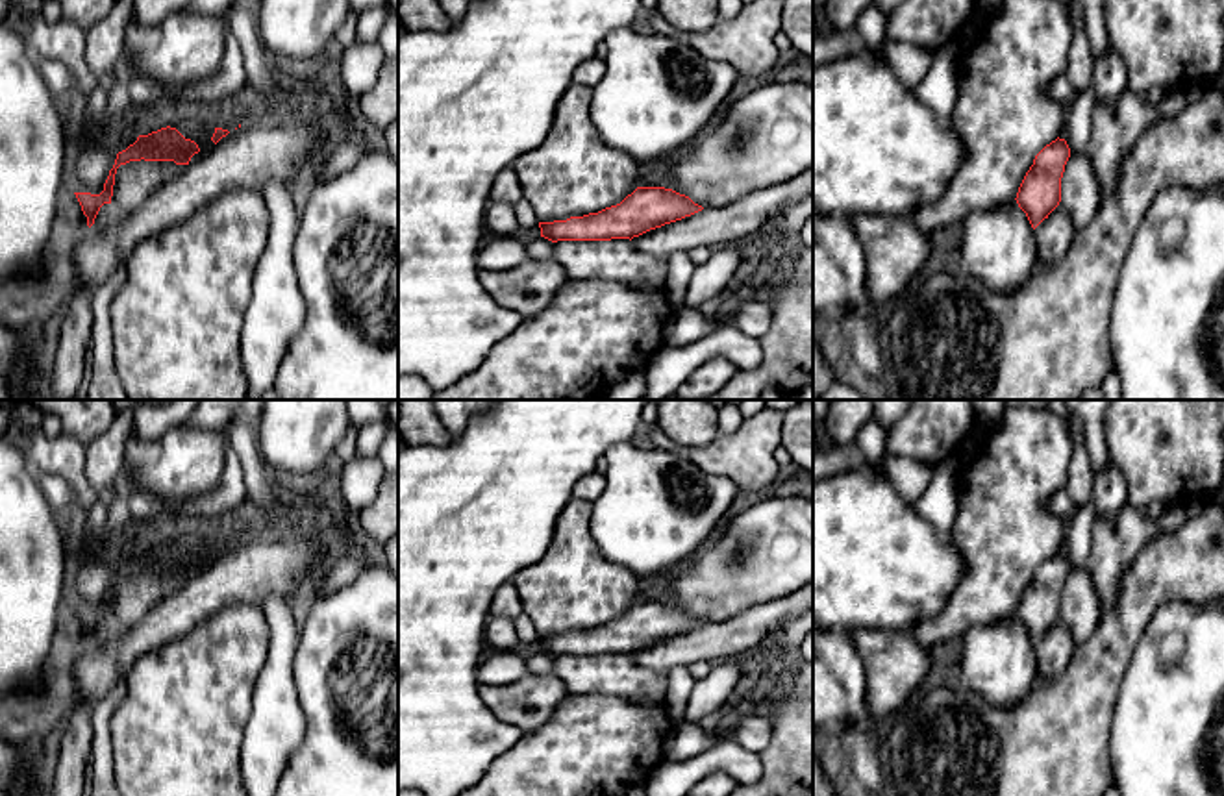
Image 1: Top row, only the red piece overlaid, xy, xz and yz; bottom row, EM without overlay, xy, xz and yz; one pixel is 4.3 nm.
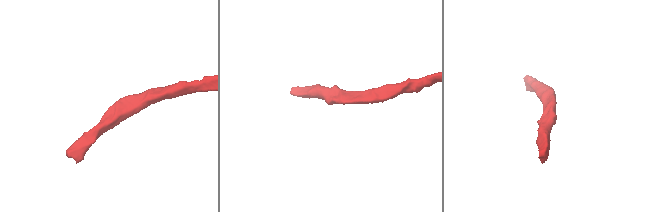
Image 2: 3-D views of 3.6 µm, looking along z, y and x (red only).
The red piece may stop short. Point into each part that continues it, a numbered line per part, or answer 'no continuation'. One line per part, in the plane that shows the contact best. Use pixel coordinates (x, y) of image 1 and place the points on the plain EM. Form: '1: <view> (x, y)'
1: xz (715, 641)

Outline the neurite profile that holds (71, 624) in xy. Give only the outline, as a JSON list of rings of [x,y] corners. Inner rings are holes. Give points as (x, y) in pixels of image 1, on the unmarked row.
[[[74,607],[65,609],[65,613],[61,616],[61,629],[67,633],[67,639],[72,644],[78,646],[81,642],[87,642],[87,631],[83,629],[81,620]]]

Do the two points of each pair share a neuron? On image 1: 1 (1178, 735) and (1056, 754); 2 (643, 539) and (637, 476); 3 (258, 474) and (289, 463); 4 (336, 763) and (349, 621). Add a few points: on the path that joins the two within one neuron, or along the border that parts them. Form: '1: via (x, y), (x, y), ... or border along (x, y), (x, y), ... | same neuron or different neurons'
1: border along (1115, 704), (1110, 733), (1111, 776) | different neurons
2: via (643, 524), (643, 491) | same neuron
3: border along (256, 437), (262, 463), (278, 482) | different neurons
4: via (323, 728), (321, 656) | same neuron

